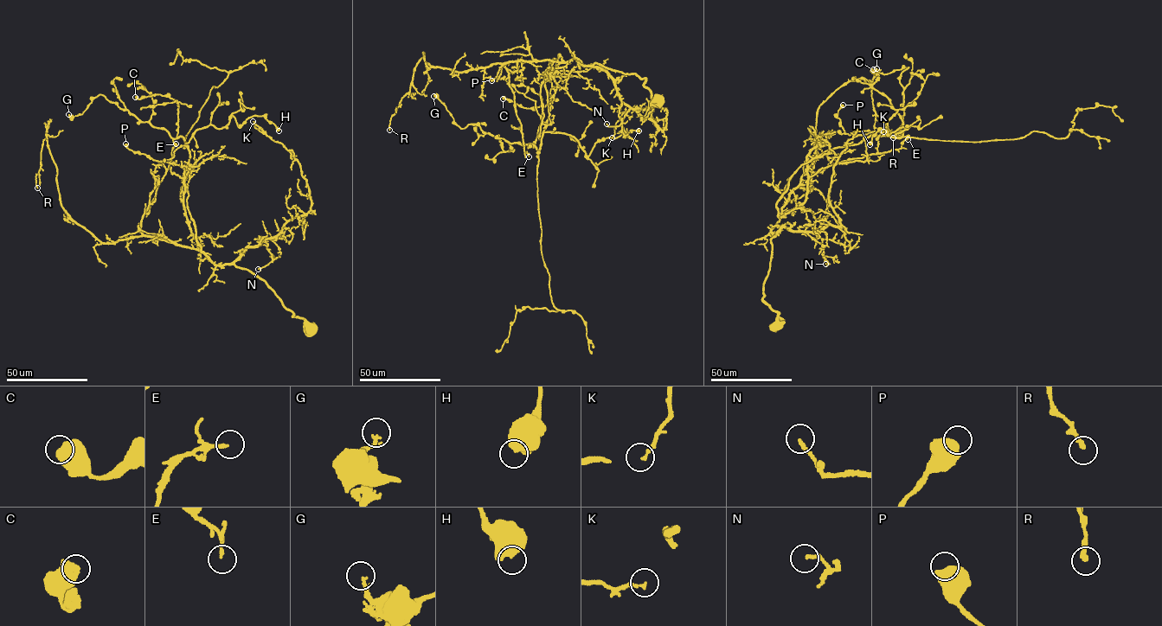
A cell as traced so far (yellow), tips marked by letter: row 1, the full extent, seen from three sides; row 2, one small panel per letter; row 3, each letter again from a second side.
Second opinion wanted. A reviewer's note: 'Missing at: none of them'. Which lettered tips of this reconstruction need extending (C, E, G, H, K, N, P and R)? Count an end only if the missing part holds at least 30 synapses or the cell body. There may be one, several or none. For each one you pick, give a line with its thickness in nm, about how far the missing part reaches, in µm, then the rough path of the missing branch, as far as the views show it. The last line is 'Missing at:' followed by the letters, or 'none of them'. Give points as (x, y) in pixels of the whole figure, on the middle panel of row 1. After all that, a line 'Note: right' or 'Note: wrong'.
Missing at: none of them
Note: right

